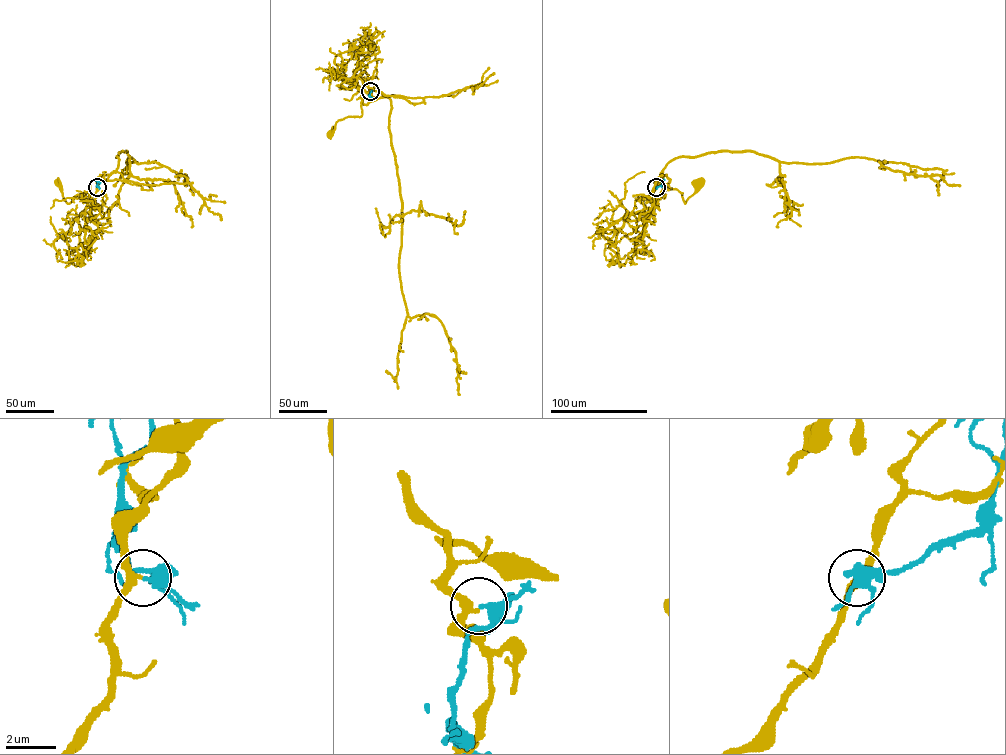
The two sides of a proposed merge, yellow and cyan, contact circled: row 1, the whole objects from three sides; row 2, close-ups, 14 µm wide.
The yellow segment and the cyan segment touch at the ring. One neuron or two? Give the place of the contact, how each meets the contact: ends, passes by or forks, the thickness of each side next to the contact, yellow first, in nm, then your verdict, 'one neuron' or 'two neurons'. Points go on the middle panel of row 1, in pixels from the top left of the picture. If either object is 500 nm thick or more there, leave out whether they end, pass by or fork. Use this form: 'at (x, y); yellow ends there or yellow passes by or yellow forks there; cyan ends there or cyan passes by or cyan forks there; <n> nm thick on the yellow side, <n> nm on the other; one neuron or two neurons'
at (370, 91); yellow passes by; cyan forks there; 260 nm thick on the yellow side, 280 nm on the other; two neurons

